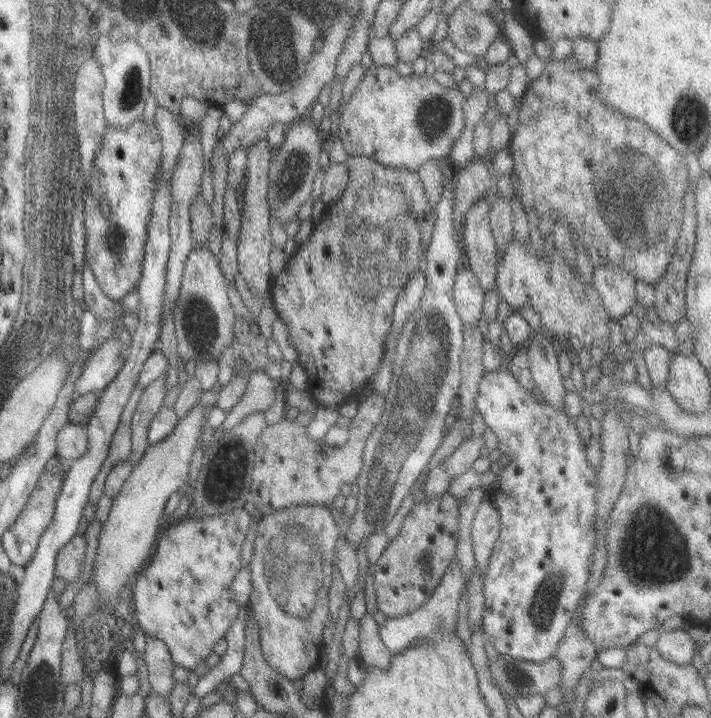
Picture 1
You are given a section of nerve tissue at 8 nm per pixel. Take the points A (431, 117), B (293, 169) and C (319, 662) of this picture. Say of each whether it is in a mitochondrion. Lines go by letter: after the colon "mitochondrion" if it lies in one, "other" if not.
A: mitochondrion
B: mitochondrion
C: other

